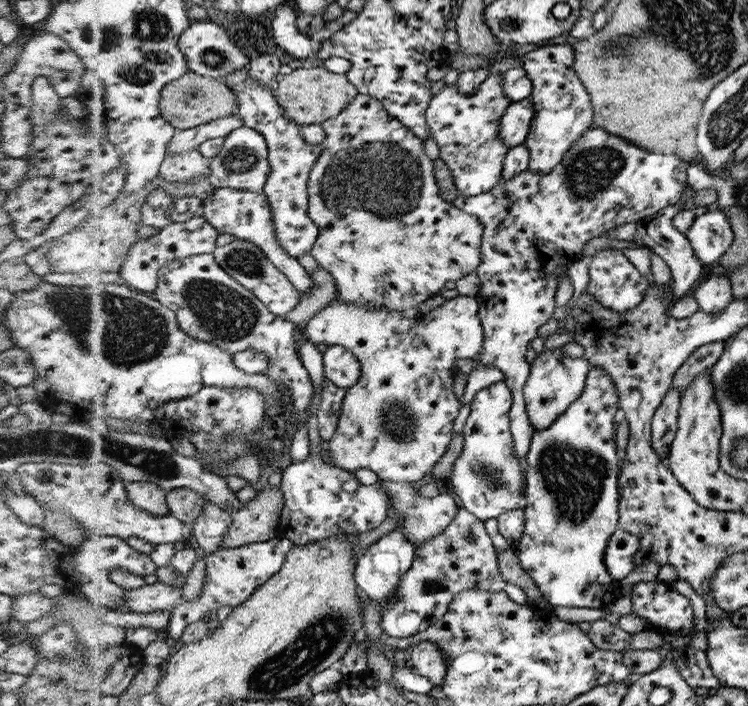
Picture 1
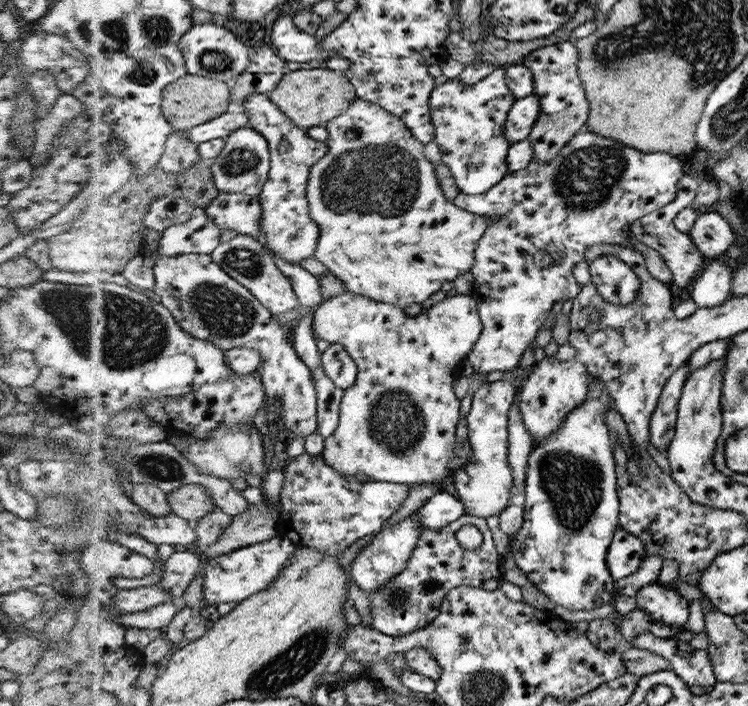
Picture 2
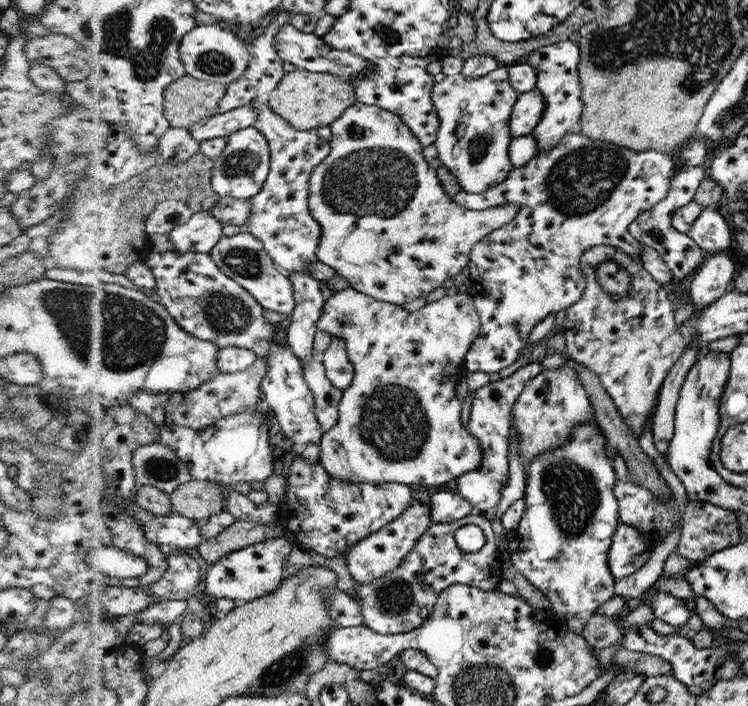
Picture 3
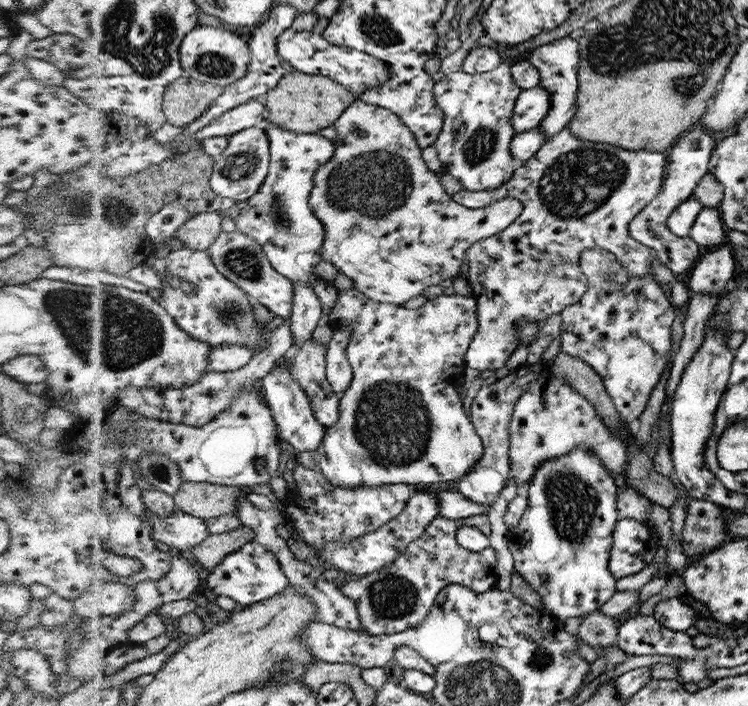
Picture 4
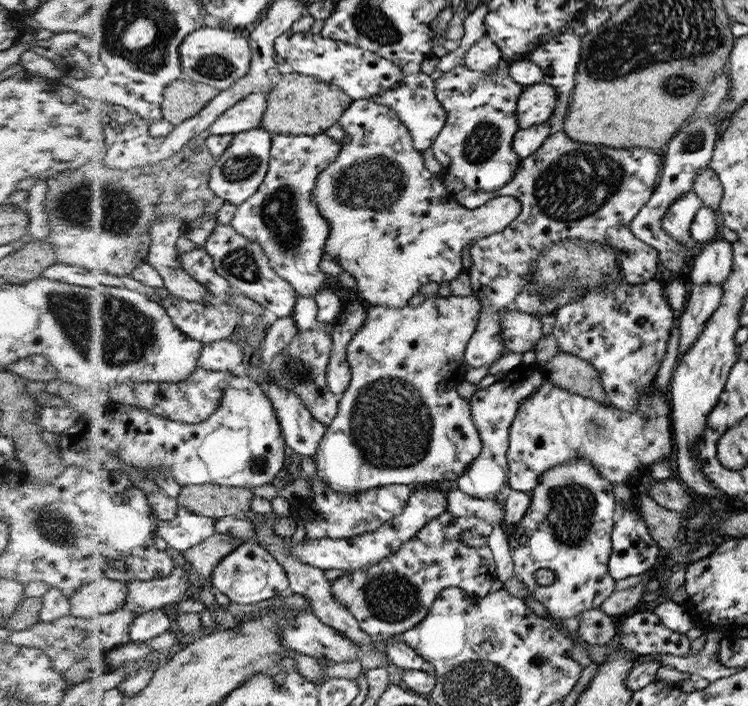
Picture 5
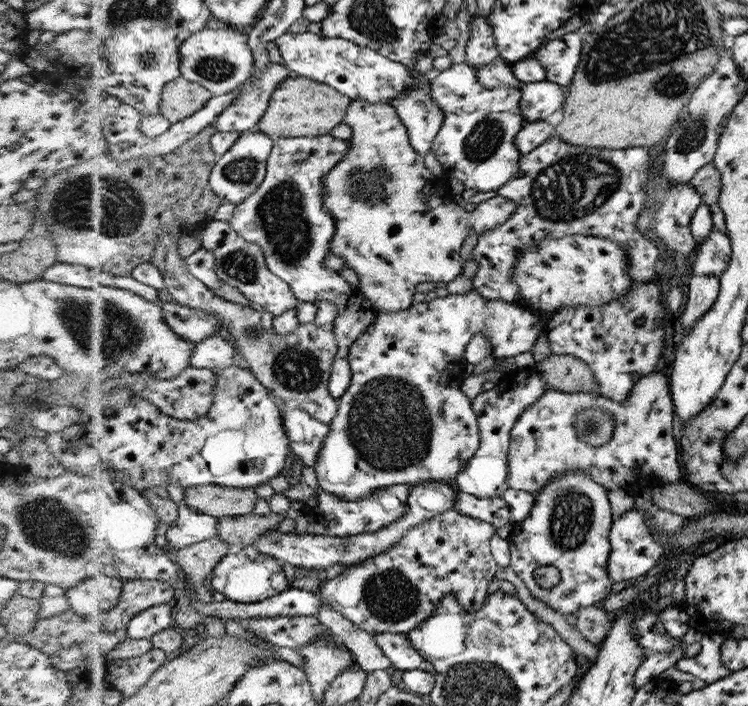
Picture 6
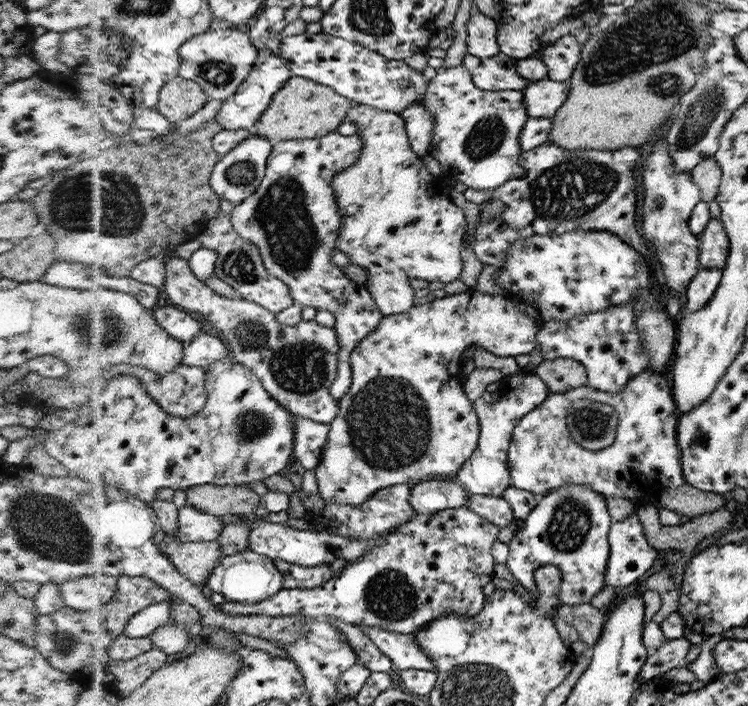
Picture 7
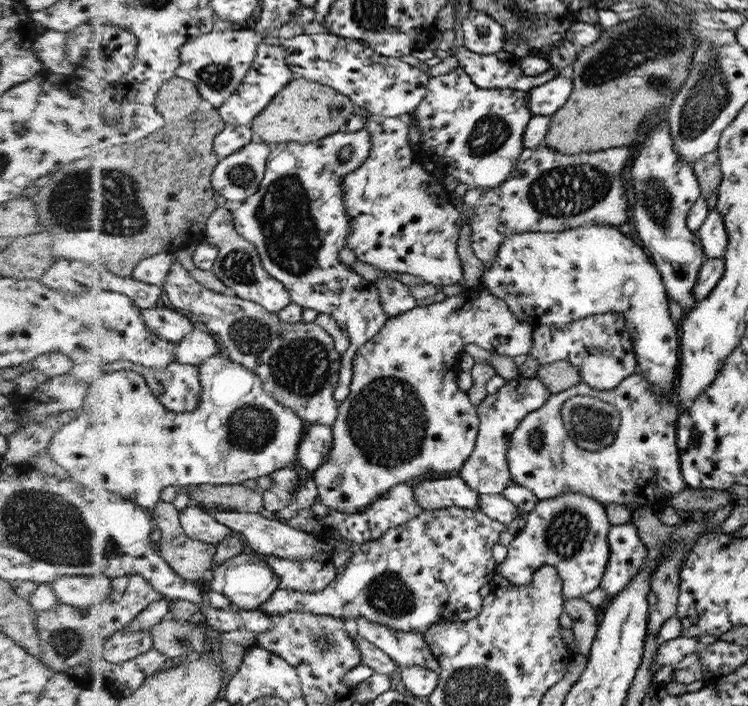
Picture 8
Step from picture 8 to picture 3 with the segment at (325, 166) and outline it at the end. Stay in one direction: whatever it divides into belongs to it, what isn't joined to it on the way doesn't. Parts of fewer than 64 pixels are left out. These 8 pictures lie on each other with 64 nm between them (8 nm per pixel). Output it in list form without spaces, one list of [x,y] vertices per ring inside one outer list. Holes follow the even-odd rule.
[[[255,101],[252,105],[260,111],[260,120],[254,126],[264,132],[271,142],[272,170],[264,190],[254,196],[252,218],[243,232],[254,234],[264,244],[283,272],[312,274],[310,264],[320,262],[319,250],[323,242],[323,224],[312,214],[311,178],[316,168],[332,154],[330,141],[316,132],[298,129],[280,116],[270,104]],[[336,337],[333,339],[329,349],[325,352],[323,362],[327,365],[328,377],[336,388],[344,391],[351,387],[354,370],[347,355],[347,345],[344,338]]]

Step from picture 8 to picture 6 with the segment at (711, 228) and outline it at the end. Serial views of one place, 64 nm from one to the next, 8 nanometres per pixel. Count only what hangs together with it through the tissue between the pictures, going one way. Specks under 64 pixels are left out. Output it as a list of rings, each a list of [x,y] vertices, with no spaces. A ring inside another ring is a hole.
[[[712,229],[698,244],[691,264],[691,275],[722,276],[730,266],[731,254],[731,237]]]

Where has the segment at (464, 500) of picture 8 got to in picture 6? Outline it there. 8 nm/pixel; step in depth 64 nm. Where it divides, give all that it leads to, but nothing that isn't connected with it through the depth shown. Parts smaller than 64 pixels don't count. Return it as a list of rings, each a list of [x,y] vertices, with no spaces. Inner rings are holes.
[[[432,481],[420,483],[411,489],[410,498],[407,500],[408,508],[406,514],[396,520],[395,523],[384,527],[378,532],[341,537],[312,533],[312,530],[306,533],[284,533],[280,532],[278,527],[274,527],[262,533],[260,538],[255,542],[255,545],[262,549],[263,552],[270,554],[270,556],[275,556],[282,561],[306,569],[331,570],[341,564],[347,567],[360,565],[366,559],[380,554],[392,546],[396,546],[398,539],[404,537],[408,529],[412,529],[412,526],[426,520],[428,517],[432,517],[432,515],[452,509],[454,502],[456,502],[456,495],[454,495],[456,490],[456,486],[449,482]]]

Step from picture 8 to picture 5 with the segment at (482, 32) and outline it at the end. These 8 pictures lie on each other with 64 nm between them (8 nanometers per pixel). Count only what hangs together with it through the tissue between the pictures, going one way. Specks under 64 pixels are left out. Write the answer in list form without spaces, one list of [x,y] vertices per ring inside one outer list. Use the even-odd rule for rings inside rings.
[[[483,35],[468,48],[463,64],[473,71],[486,72],[503,61],[503,51],[488,35]]]

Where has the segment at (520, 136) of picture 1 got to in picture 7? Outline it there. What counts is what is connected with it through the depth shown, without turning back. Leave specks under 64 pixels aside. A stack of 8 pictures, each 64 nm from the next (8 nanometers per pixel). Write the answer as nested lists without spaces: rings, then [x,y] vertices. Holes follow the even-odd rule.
[[[546,78],[528,84],[522,92],[526,96],[529,117],[550,119],[566,102],[570,94],[570,84],[568,80],[557,81]]]

